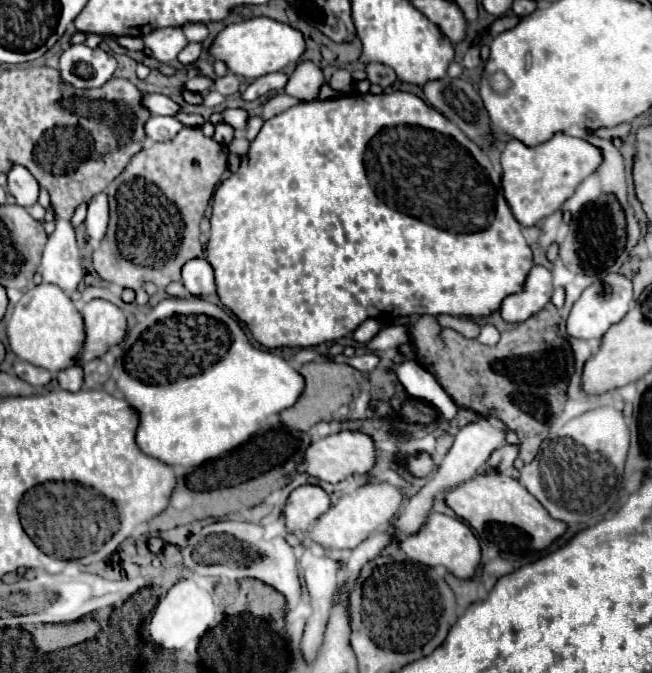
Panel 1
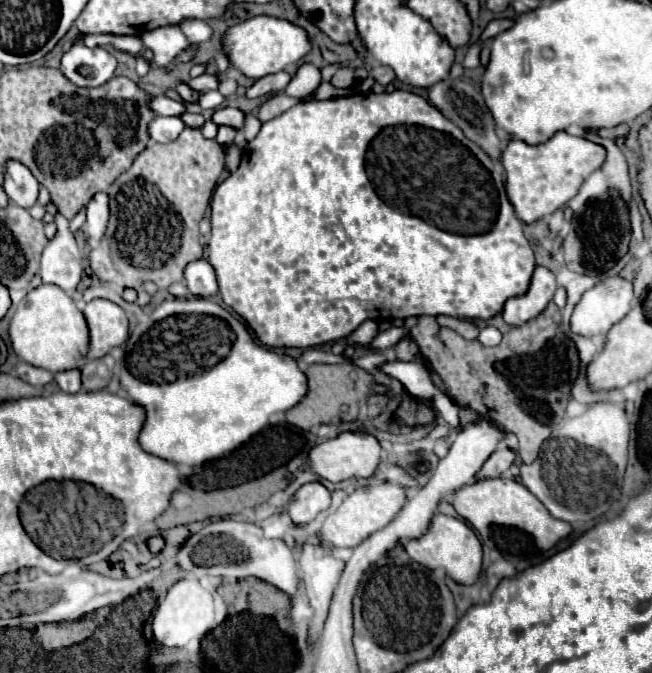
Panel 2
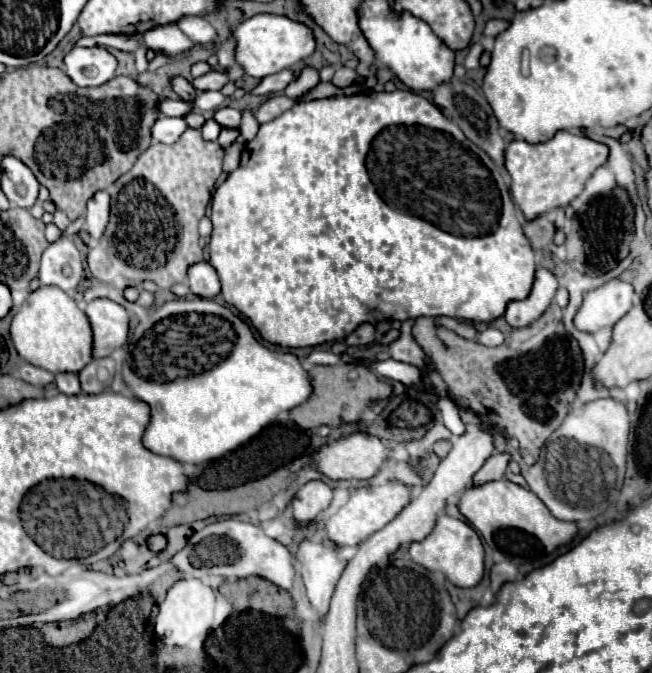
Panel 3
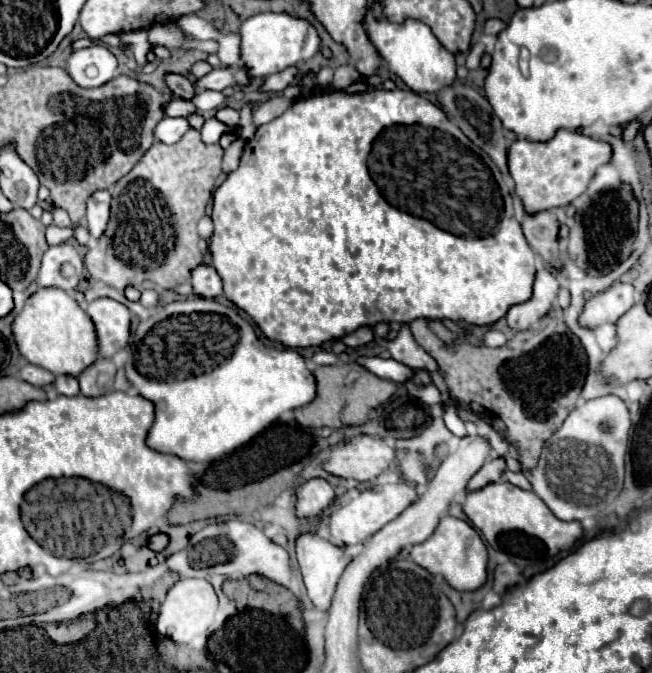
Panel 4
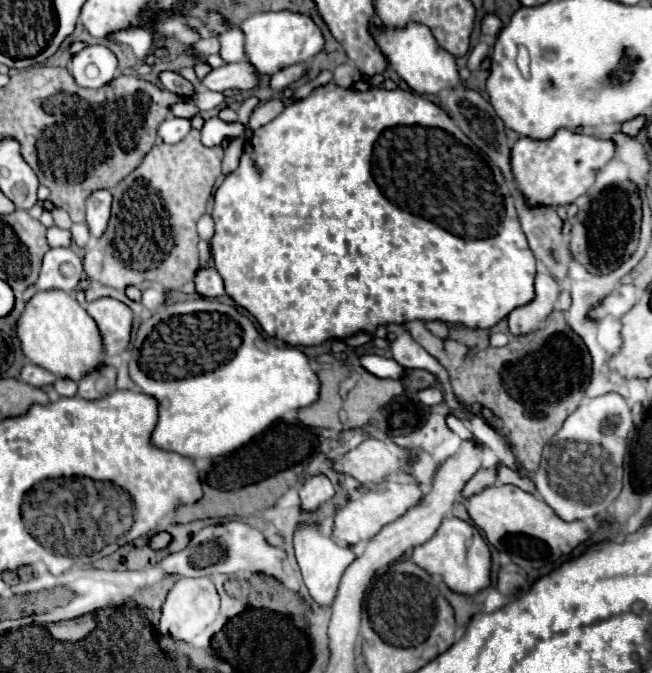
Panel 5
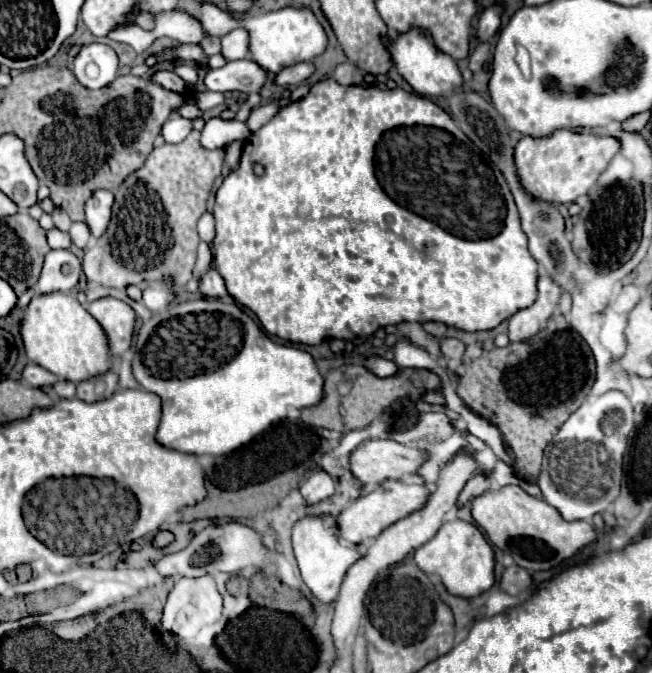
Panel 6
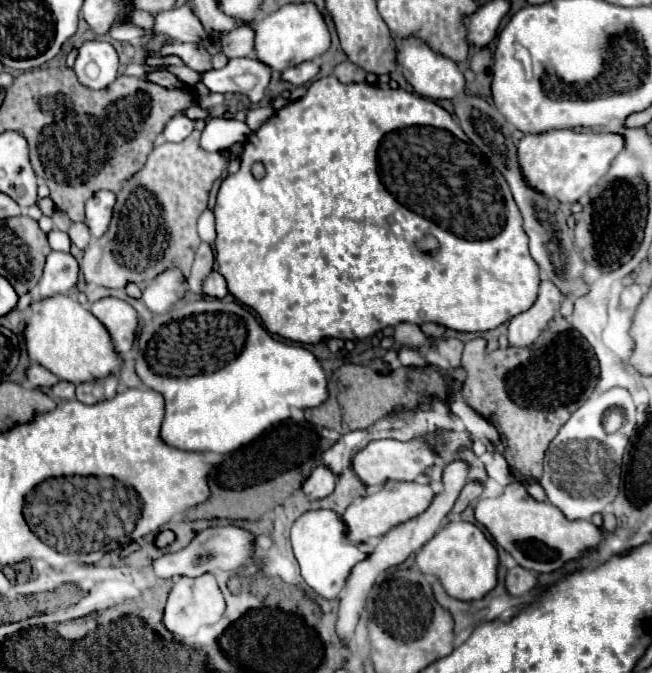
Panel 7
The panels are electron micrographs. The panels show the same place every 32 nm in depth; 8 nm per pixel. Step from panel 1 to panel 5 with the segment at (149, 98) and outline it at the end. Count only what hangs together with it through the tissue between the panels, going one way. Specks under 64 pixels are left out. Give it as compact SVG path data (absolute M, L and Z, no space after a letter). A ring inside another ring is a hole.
M184 98L184 100L180 100L178 104L172 106L172 114L182 116L182 118L194 118L198 114L198 108L196 108L196 104L192 100Z

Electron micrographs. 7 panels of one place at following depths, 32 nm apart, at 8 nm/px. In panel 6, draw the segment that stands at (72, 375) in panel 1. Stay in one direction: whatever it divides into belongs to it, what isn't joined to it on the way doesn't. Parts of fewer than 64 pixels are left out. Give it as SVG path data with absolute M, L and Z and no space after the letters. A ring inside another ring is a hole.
M58 380L54 384L54 392L60 396L60 398L74 398L76 394L76 384L74 382L68 382L68 380Z

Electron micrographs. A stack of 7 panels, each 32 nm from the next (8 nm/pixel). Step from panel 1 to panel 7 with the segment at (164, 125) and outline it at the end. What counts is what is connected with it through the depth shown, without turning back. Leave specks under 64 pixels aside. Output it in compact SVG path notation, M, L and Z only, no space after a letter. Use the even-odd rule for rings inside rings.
M180 114L168 122L168 126L164 128L164 138L168 142L180 142L180 140L188 138L192 130L194 130L194 122L188 116Z

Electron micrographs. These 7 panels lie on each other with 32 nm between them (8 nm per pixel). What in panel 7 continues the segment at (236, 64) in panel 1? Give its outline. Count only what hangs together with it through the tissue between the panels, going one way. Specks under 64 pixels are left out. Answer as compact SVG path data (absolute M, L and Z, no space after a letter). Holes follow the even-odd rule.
M292 2L282 6L278 12L260 16L250 24L256 30L256 52L258 60L268 64L272 70L286 70L306 60L322 56L330 48L330 30L324 14L312 2Z

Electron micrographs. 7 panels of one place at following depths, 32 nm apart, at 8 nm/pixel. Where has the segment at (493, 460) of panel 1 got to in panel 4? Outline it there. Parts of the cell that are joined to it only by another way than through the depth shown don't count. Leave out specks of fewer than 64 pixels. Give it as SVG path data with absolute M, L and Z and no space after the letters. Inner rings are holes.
M494 460L494 462L490 462L490 464L486 464L486 466L482 466L472 478L470 478L470 482L468 482L468 486L466 486L466 492L474 492L474 490L480 490L480 488L484 488L484 486L488 486L488 484L492 484L492 482L498 482L500 480L500 472L504 470L506 466L504 466L504 460Z

